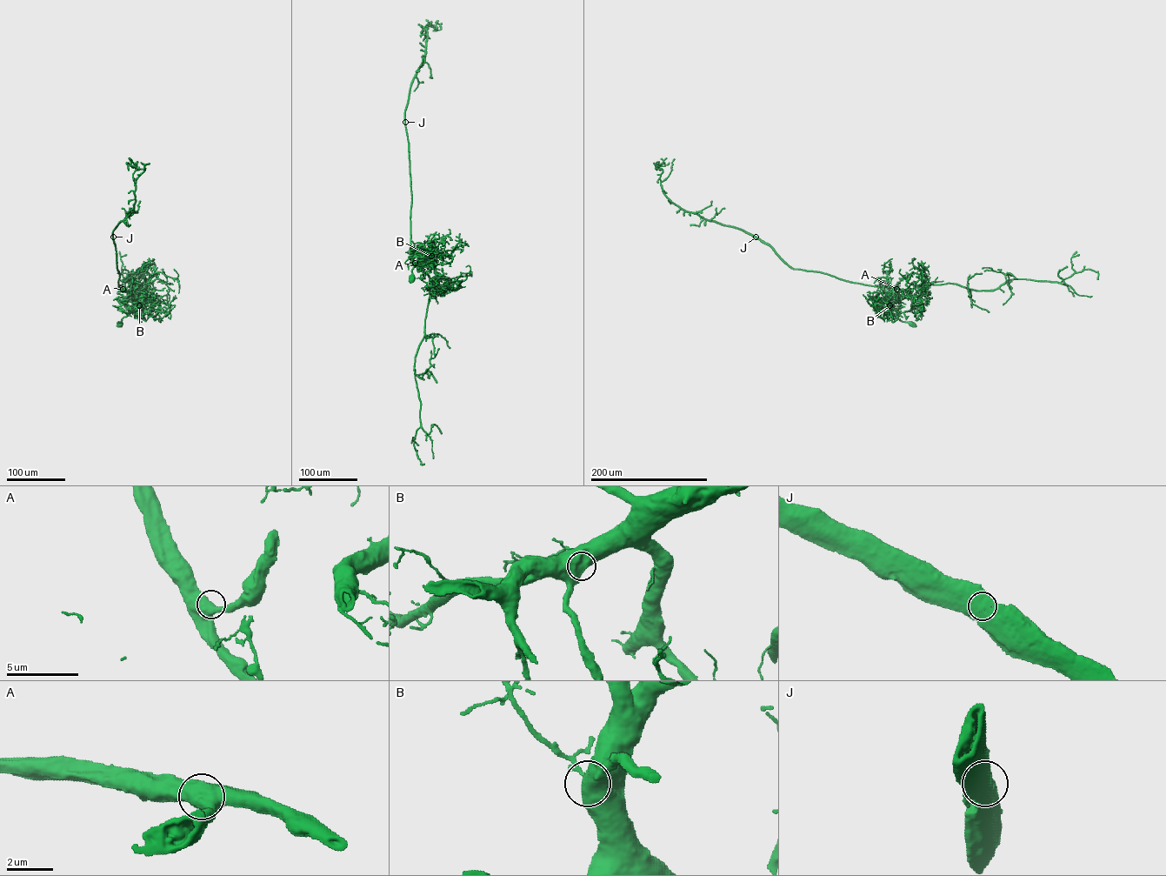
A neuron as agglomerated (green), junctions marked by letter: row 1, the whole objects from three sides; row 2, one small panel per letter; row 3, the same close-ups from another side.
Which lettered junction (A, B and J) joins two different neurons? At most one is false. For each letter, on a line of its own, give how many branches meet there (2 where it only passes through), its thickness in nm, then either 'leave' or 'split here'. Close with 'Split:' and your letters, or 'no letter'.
A: branches 2; calibre 650 nm; leave
B: branches 2; calibre 700 nm; leave
J: branches 2; calibre 700 nm; leave
Split: no letter

